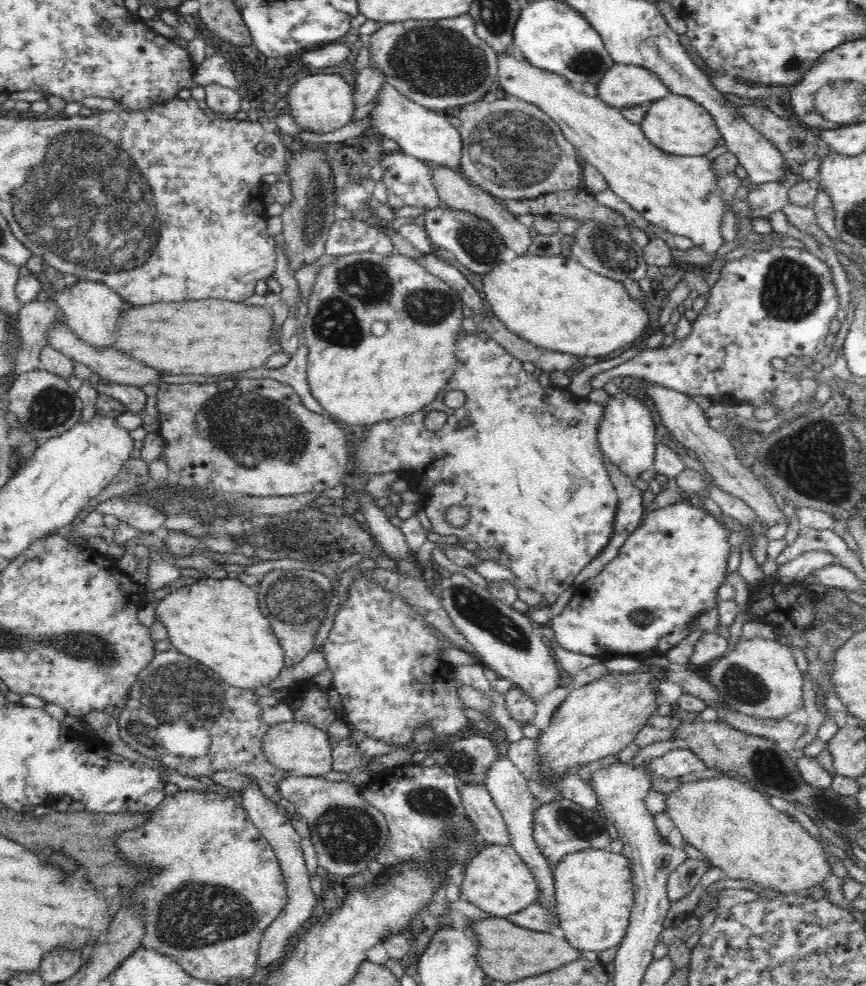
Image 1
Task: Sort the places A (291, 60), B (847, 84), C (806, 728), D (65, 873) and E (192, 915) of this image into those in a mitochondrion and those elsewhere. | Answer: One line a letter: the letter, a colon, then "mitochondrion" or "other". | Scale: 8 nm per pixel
A: other
B: mitochondrion
C: other
D: other
E: mitochondrion

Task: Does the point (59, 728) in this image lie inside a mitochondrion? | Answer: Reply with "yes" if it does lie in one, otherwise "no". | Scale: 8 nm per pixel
no

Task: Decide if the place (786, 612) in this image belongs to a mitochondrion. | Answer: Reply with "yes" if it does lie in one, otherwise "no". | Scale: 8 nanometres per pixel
no

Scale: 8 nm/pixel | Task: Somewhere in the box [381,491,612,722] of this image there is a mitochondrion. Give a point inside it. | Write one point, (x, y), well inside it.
(473, 608)

